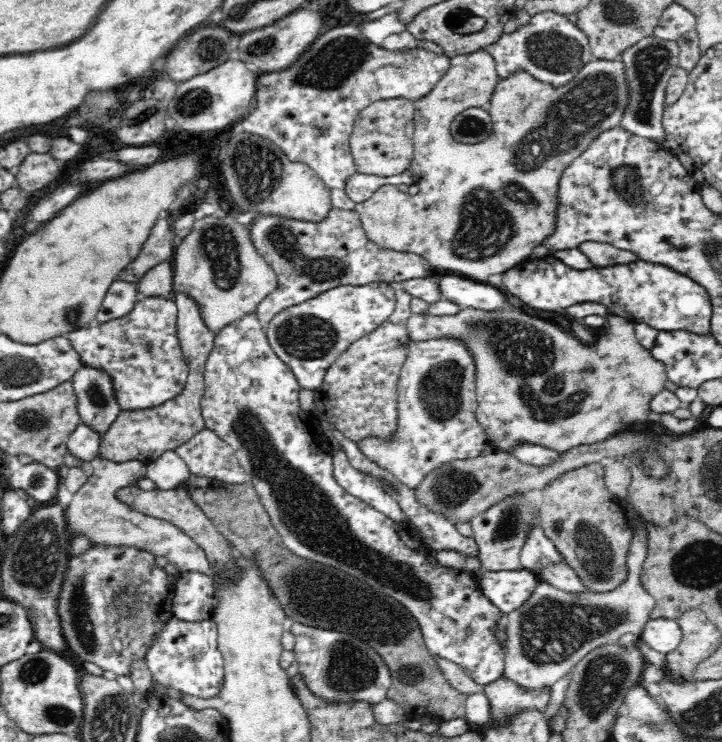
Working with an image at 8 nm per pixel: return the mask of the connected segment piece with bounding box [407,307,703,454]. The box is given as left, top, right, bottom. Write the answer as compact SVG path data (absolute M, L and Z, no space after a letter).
M465 307L453 316L411 313L407 320L407 333L411 341L449 337L459 338L467 344L475 360L476 421L484 426L490 445L500 452L513 454L512 448L522 446L523 442L557 453L566 452L580 445L604 442L624 431L632 431L632 427L655 422L680 436L702 429L703 425L695 417L688 421L679 420L670 413L660 414L660 418L656 416L650 409L650 402L664 390L664 384L669 380L665 364L656 360L651 351L638 342L634 323L612 314L605 320L610 328L602 336L596 336L596 344L592 346L586 346L572 334L512 307L493 311Z

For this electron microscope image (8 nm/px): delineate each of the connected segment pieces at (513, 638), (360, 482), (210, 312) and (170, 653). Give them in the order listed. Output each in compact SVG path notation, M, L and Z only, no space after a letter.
M637 511L631 519L633 540L628 549L626 580L614 590L596 593L568 593L540 580L530 598L506 618L504 676L524 689L546 689L569 674L576 663L591 650L614 643L624 634L638 636L650 621L654 597L642 586L640 575L647 557L650 522Z
M335 450L333 454L334 477L348 494L359 498L376 510L383 512L392 520L406 523L407 516L396 498L382 489L382 485L376 482L370 475L354 469L349 464L348 457L341 450Z
M206 216L196 220L190 236L175 248L173 290L196 300L204 324L212 333L245 315L255 314L260 302L277 286L273 268L248 236L248 226L238 224L232 216Z
M174 616L166 622L162 632L154 636L154 641L146 661L154 680L163 687L162 693L172 690L203 699L221 692L224 686L224 659L217 645L217 624L213 620L186 622Z

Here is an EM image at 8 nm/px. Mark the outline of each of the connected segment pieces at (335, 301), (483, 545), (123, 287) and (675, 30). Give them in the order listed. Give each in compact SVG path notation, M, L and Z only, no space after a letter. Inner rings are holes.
M371 282L364 286L339 286L306 302L282 310L264 324L268 345L287 363L301 388L314 391L333 362L353 342L376 330L396 308L395 286Z
M524 492L502 498L492 504L486 512L474 517L472 525L473 538L479 549L481 569L484 571L517 571L523 568L520 558L521 550L528 540L528 534L539 524L538 509L530 502Z
M114 281L95 316L95 323L108 322L127 315L142 298L138 285L139 282Z
M674 2L664 9L654 36L675 41L678 37L695 28L695 16L683 6Z

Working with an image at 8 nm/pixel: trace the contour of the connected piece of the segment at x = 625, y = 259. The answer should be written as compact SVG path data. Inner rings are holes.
M581 242L578 248L589 258L589 262L594 267L606 268L620 264L628 264L638 259L636 253L620 250L611 244L605 242Z

